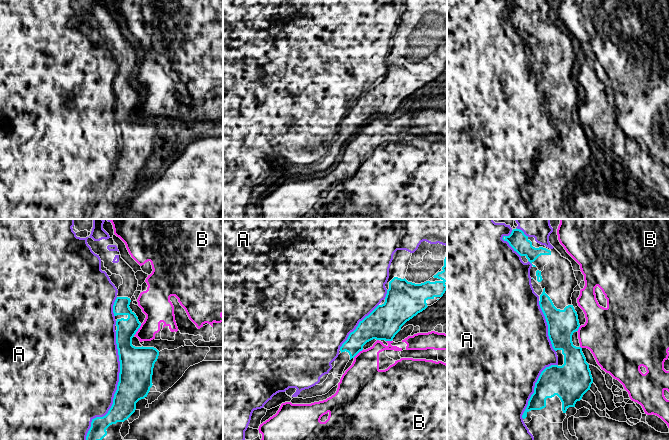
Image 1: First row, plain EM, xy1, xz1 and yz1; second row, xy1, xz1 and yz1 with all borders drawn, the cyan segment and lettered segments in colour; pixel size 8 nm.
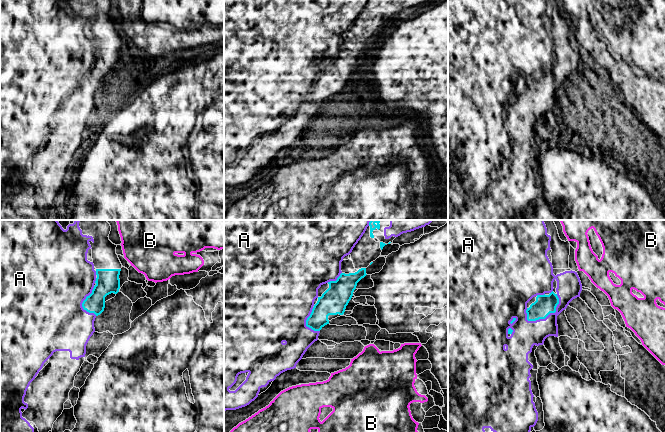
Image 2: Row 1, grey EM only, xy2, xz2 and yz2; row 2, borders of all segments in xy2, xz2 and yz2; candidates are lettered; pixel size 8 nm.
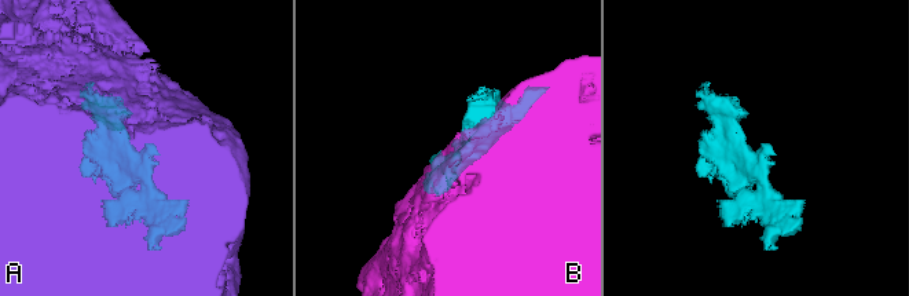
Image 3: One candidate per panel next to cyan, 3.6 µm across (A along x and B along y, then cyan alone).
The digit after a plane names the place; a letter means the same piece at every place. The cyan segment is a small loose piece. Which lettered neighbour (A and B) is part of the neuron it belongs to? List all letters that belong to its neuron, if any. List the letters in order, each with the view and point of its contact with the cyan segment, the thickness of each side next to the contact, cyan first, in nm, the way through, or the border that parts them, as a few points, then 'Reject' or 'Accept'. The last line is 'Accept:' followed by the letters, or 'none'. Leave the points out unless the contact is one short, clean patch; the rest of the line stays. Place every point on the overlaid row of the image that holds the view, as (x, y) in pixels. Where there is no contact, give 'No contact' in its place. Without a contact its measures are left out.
A: Touches cyan at xy1 (117, 389). Thickness 280 nm (cyan) against 480 nm. Accept
B: Touches cyan at xy1 (137, 330). Thickness 240 nm (cyan) against 240 nm. Reject
Accept: A

